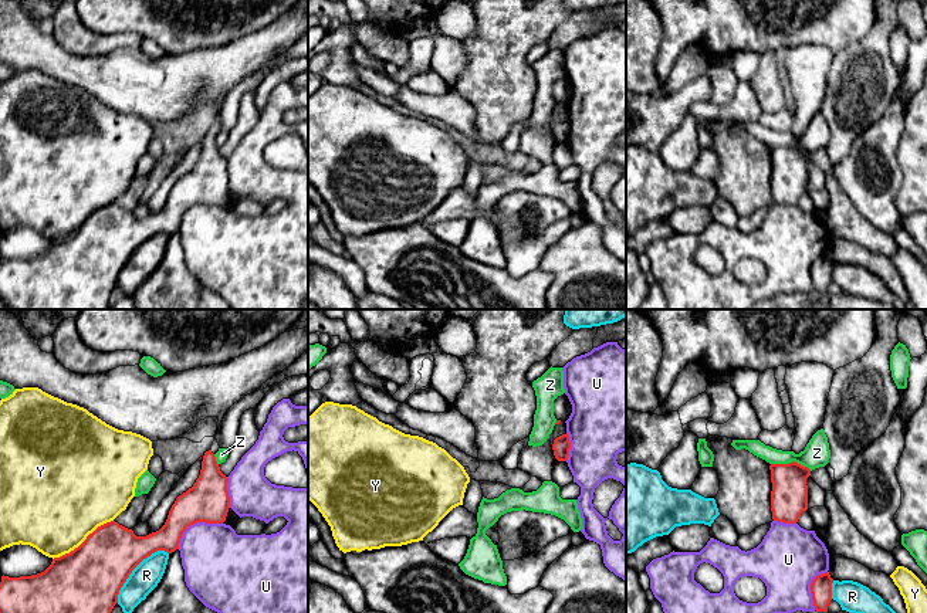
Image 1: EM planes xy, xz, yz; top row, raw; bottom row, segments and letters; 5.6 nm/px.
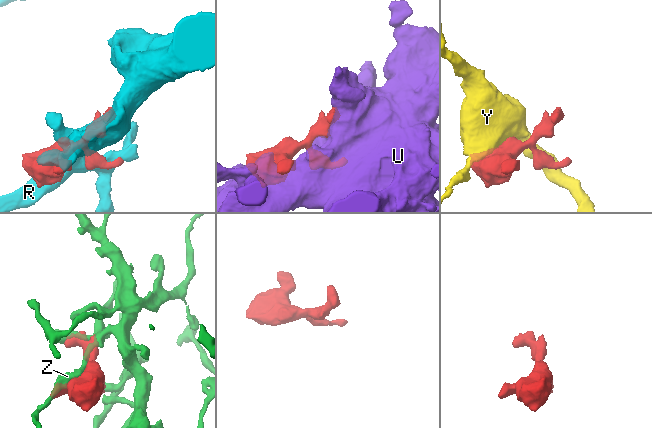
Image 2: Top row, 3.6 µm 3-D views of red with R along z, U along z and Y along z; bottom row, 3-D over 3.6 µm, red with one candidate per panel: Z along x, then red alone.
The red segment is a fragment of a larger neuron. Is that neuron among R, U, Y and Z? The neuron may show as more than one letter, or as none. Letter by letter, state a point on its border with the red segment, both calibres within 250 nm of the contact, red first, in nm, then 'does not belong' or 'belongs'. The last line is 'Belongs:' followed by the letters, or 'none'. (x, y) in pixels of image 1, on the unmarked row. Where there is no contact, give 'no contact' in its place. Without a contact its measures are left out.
R: xy (134, 250) | 360/160 nm | does not belong
U: xy (195, 205) | 240/380 nm | does not belong
Y: xy (84, 223) | 400/480 nm | does not belong
Z: yz (791, 145) | 200/150 nm | does not belong
Belongs: none

